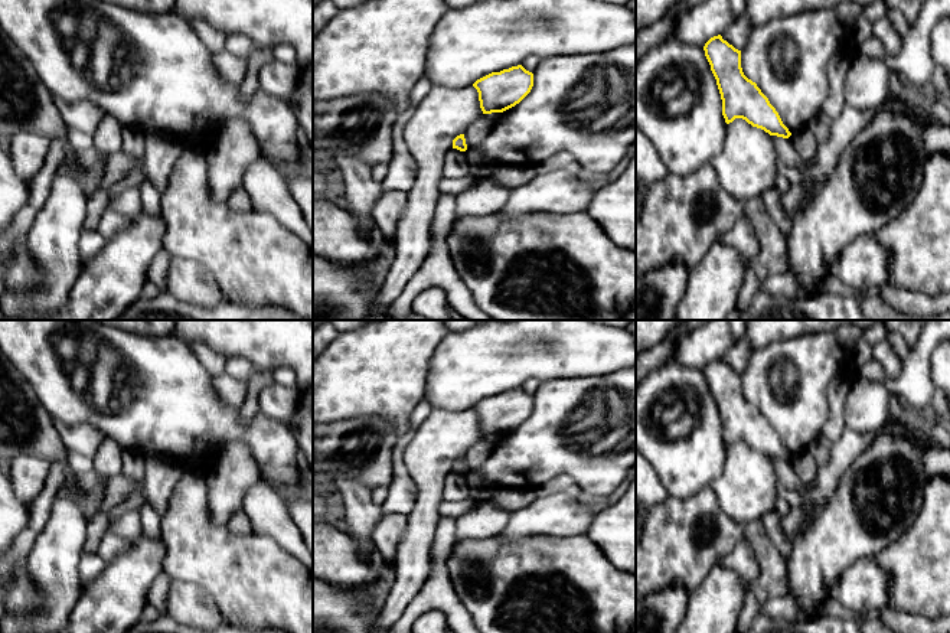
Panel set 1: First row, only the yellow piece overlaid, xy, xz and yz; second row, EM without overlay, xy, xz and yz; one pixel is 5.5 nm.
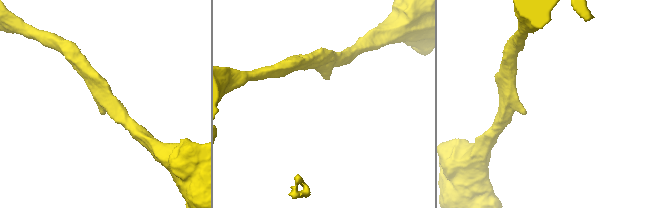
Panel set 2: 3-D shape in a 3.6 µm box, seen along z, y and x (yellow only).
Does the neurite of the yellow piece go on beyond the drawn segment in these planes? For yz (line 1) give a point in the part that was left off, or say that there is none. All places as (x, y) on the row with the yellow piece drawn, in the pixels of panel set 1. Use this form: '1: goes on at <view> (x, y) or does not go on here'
1: does not go on here

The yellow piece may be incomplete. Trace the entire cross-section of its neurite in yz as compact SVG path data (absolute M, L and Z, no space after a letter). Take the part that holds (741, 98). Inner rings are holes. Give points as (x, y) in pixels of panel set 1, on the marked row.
M721 35L711 37L703 50L716 79L725 123L742 118L770 136L789 138L791 133L783 124L776 108L757 84L744 75L741 50L724 40Z

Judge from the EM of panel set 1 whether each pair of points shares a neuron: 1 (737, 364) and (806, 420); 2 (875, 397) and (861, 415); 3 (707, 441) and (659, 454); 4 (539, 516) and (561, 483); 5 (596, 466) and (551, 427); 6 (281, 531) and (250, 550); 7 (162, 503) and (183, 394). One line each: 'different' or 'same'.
1: different
2: same
3: same
4: different
5: same
6: different
7: different

